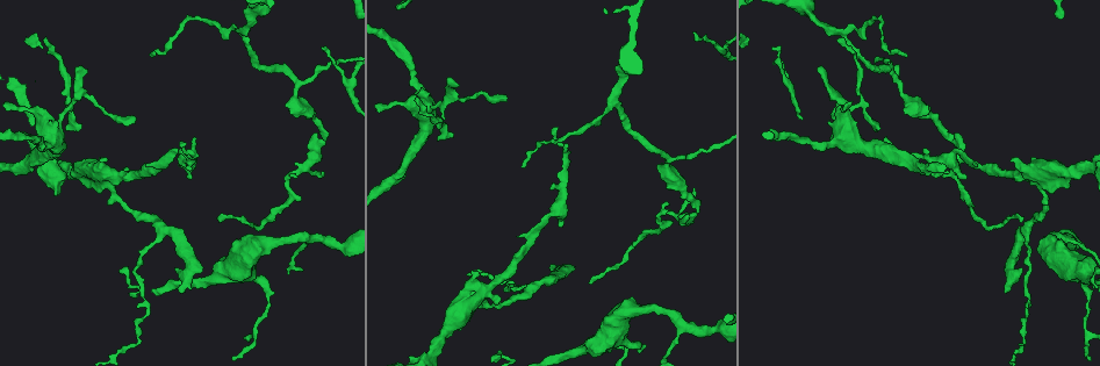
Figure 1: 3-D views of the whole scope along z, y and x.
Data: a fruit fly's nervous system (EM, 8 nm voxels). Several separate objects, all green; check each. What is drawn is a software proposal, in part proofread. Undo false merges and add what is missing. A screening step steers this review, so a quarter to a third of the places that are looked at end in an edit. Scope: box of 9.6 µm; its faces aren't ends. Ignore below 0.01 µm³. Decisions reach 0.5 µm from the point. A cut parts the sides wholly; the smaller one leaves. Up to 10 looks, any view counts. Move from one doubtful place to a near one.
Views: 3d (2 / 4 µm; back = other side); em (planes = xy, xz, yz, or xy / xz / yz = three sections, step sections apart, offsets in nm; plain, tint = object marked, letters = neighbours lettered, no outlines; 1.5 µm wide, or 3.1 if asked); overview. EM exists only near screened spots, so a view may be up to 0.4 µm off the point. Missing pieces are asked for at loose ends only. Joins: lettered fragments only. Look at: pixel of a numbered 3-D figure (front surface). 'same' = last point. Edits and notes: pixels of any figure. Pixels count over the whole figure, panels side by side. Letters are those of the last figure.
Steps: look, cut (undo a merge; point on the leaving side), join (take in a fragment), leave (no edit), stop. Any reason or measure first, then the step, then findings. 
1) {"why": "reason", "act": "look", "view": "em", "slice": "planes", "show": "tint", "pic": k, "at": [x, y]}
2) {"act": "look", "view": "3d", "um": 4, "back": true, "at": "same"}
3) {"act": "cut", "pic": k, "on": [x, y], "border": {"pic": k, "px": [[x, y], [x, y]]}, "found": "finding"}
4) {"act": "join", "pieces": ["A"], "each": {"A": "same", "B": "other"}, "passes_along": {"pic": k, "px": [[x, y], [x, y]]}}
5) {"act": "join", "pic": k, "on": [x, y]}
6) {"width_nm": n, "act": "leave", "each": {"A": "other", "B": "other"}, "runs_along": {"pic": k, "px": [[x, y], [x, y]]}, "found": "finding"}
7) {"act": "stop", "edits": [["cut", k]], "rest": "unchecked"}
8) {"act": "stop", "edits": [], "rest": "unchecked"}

{"why": "tapers out", "act": "look", "view": "3d", "um": 4, "pic": 1, "at": [567, 145]}

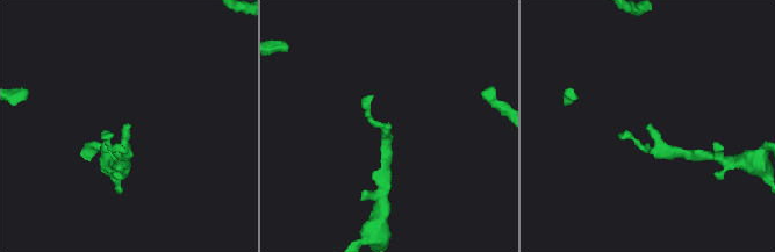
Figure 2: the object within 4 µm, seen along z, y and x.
{"why": "need the tissue", "act": "look", "view": "em", "slice": "planes", "show": "plain", "pic": 2, "at": [387, 127]}

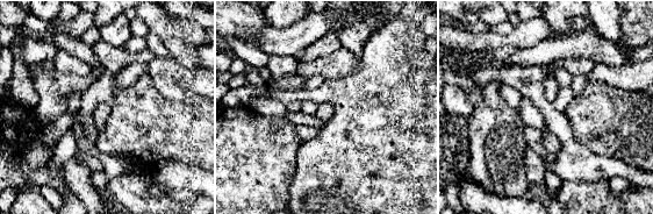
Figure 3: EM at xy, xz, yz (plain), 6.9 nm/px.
{"why": "see the neighbours", "act": "look", "view": "em", "slice": "planes", "show": "letters", "at": "same"}

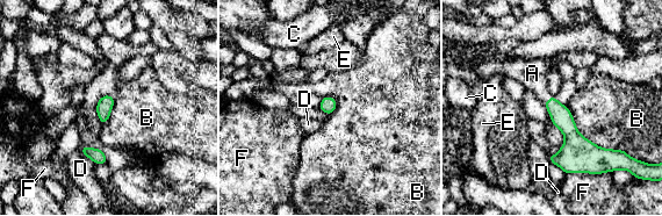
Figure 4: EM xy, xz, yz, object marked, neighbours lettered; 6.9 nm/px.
{"act": "join", "pieces": ["A"], "each": {"A": "same", "B": "other", "C": "other", "D": "other", "E": "other", "F": "other"}, "passes_along": {"pic": 4, "px": [[561, 117], [548, 99], [532, 73]]}, "found": "the neuron continues"}

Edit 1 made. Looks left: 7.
{"why": "redraw", "act": "look", "view": "overview"}

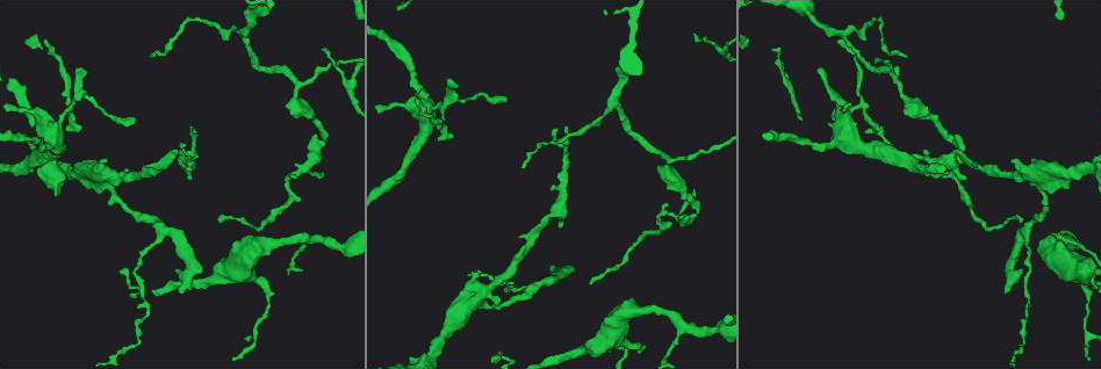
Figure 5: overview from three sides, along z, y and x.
{"act": "look", "view": "em", "slice": "planes", "show": "letters", "pic": 5, "at": [1010, 160]}

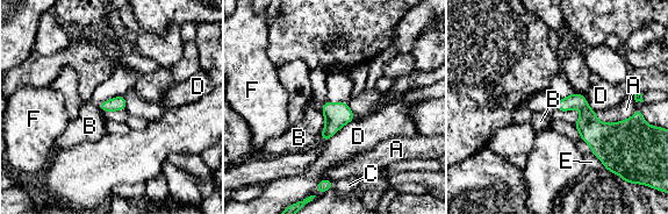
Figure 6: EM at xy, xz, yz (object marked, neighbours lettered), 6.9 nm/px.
{"act": "leave", "each": {"A": "other", "B": "other", "C": "other", "D": "other", "E": "other", "F": "other"}, "border": {"pic": 6, "px": [[322, 111], [325, 126], [320, 135]]}, "found": "no lettered fragment goes on from it"}

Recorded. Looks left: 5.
{"why": "thin end", "act": "look", "view": "em", "slice": "xz", "step": 4, "show": "letters", "pic": 5, "at": [694, 33]}

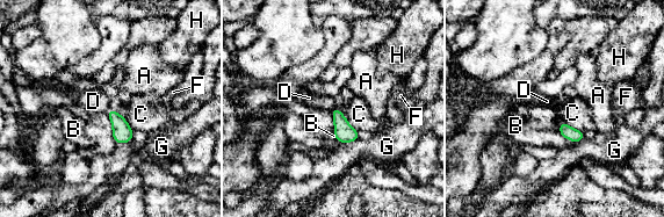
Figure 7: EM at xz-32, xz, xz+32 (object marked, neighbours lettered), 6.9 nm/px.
{"act": "leave", "each": {"A": "other", "B": "other", "C": "other", "D": "other", "F": "other", "G": "other", "H": "other"}, "border": {"pic": 7, "px": [[109, 108], [105, 111]]}, "found": "no lettered fragment goes on from it"}

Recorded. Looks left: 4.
{"why": "thin end", "act": "look", "view": "3d", "um": 2, "pic": 5, "at": [1023, 219]}

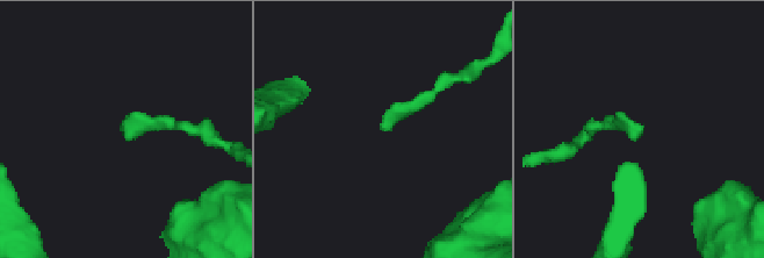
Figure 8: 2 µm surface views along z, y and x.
{"why": "now the EM", "act": "look", "view": "em", "slice": "yz", "step": 8, "show": "tint", "pic": 8, "at": [638, 133]}

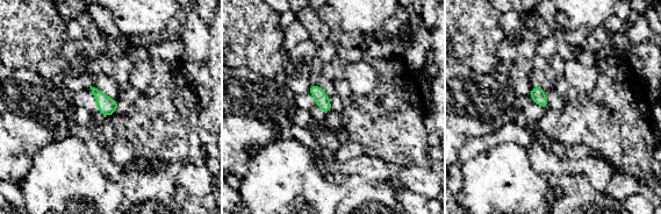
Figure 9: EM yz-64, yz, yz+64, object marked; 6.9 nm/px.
{"why": "cut it another way", "act": "look", "view": "em", "slice": "planes", "show": "letters", "at": "same"}

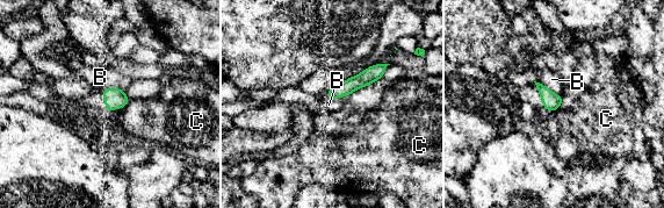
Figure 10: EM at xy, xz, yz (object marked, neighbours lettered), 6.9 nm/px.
{"width_nm": 100, "act": "leave", "each": {"B": "other", "C": "other"}, "runs_along": {"pic": 10, "px": [[382, 66], [361, 80], [330, 94]]}, "found": "none of them fits"}

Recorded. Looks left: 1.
{"act": "stop", "edits": [["join", 4]], "rest": "unchecked"}

